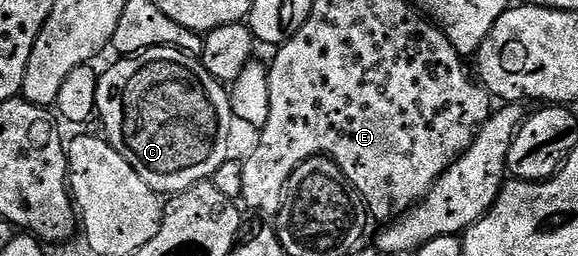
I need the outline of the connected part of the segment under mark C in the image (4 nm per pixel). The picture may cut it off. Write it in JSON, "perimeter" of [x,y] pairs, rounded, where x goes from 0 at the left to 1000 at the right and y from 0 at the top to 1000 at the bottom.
{"perimeter":[[[256,191],[253,207],[201,242],[171,285],[168,340],[164,422],[170,469],[178,469],[182,547],[277,762],[308,762],[341,715],[367,703],[375,652],[394,629],[391,590],[401,461],[394,352],[362,293],[349,246],[310,191]]]}

